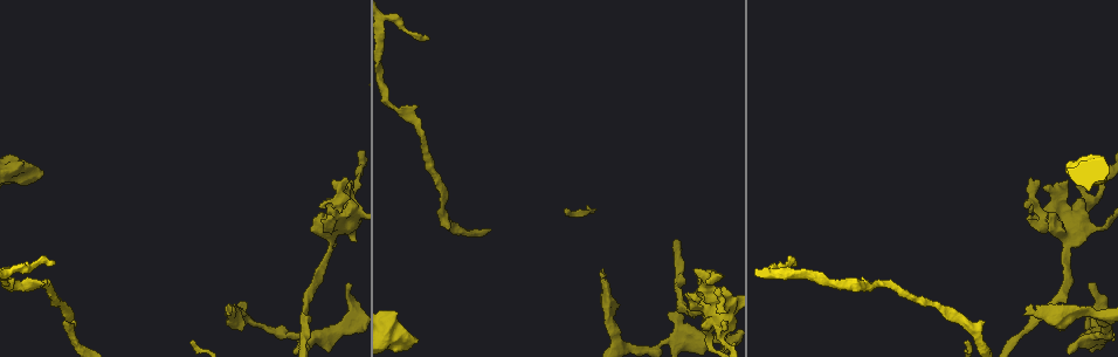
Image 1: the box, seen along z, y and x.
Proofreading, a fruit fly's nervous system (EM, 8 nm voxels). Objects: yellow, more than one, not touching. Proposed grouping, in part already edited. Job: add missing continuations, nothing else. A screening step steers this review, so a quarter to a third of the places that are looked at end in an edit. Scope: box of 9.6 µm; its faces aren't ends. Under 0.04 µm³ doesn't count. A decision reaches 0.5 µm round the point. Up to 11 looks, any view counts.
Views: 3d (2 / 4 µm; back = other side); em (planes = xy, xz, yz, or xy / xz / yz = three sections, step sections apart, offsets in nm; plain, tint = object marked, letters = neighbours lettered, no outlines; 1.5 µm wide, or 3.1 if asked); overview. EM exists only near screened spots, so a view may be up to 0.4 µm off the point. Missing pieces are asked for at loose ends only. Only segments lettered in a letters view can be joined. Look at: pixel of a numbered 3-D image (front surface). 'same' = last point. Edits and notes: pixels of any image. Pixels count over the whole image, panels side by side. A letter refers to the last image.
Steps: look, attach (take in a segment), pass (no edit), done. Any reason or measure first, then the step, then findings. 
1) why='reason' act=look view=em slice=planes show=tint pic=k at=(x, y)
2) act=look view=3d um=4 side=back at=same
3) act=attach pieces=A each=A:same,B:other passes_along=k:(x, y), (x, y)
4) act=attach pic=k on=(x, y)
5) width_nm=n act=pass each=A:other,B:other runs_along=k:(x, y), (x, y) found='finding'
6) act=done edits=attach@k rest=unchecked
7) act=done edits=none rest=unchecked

why='free end' act=look view=em slice=planes show=letters pic=1 at=(348, 182)

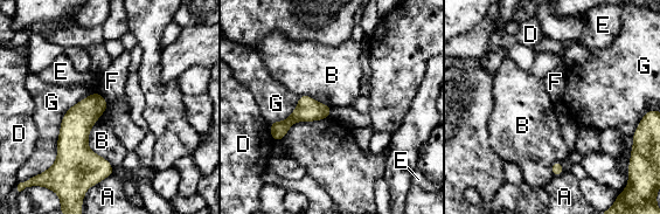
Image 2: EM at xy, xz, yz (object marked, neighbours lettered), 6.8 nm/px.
act=pass each=A:other,B:other,D:other,E:other,F:other,G:other runs_along=2:(327, 109), (306, 110), (272, 130) found='no lettered segment goes on from it'

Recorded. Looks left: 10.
why='an open end' act=look view=3d um=4 pic=1 at=(227, 313)

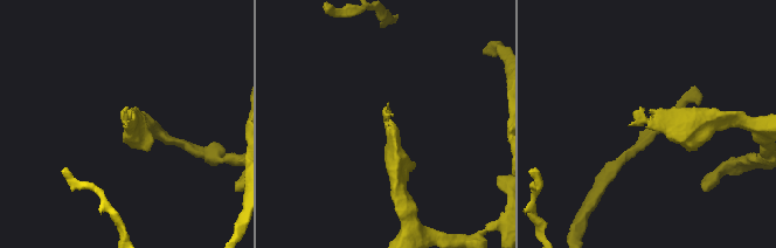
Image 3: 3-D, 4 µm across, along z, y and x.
why='now the EM' act=look view=em slice=xz step=8 show=tint pic=3 at=(387, 103)

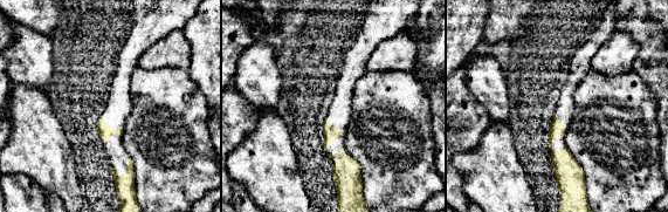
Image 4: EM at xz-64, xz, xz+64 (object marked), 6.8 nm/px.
act=look view=em slice=planes show=letters at=same

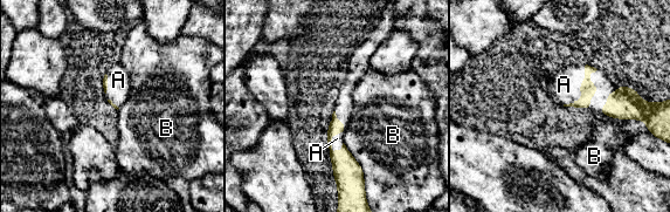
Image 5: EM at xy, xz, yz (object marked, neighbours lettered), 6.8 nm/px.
act=attach pieces=A each=A:same,B:other passes_along=5:(587, 89), (580, 93), (564, 84) found='it goes on there'

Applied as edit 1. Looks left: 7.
why='see it whole again' act=look view=overview

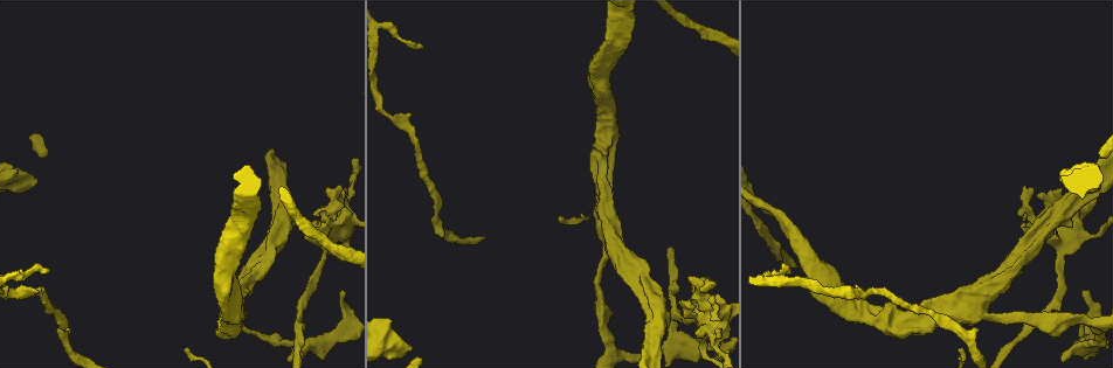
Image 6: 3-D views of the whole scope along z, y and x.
why='thin end' act=look view=em slice=planes show=letters pic=6 at=(789, 270)

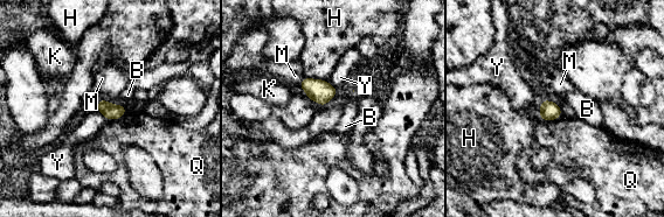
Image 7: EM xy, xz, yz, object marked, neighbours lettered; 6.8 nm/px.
width_nm=110 act=pass each=B:other,H:other,K:other,M:other,Q:other,Y:other border=7:(304, 77), (297, 83) found='no lettered segment goes on from it'

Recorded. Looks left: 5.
act=done edits=attach@5 rest=unchecked

